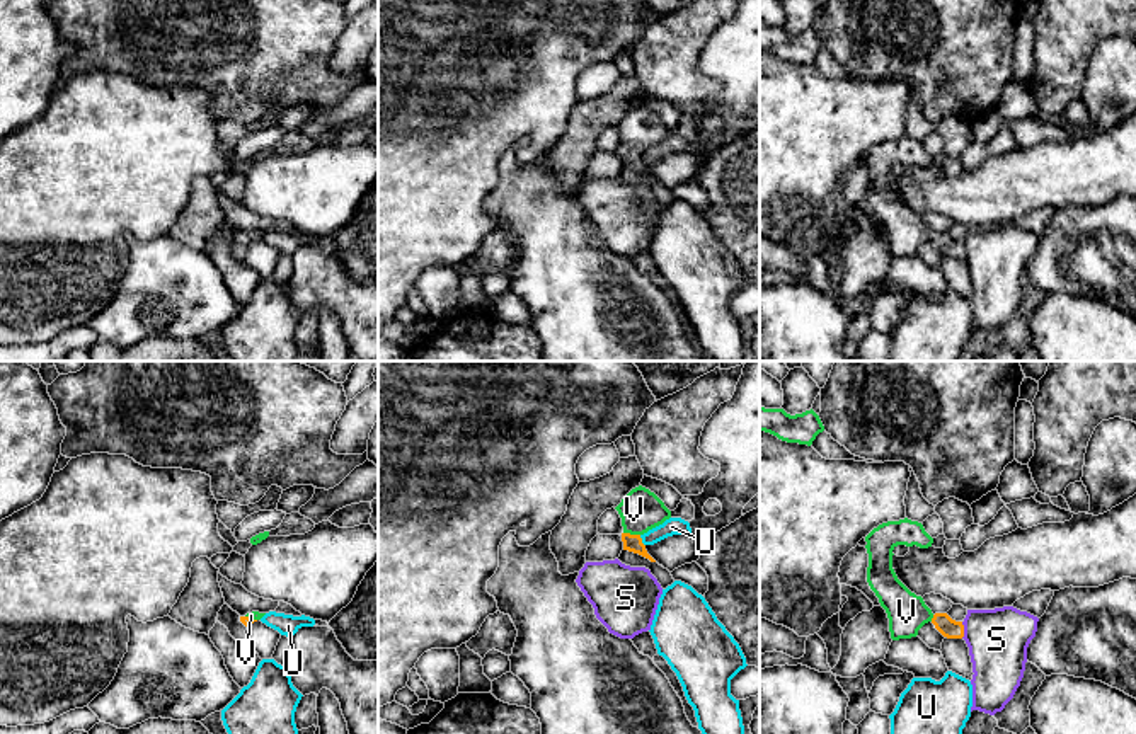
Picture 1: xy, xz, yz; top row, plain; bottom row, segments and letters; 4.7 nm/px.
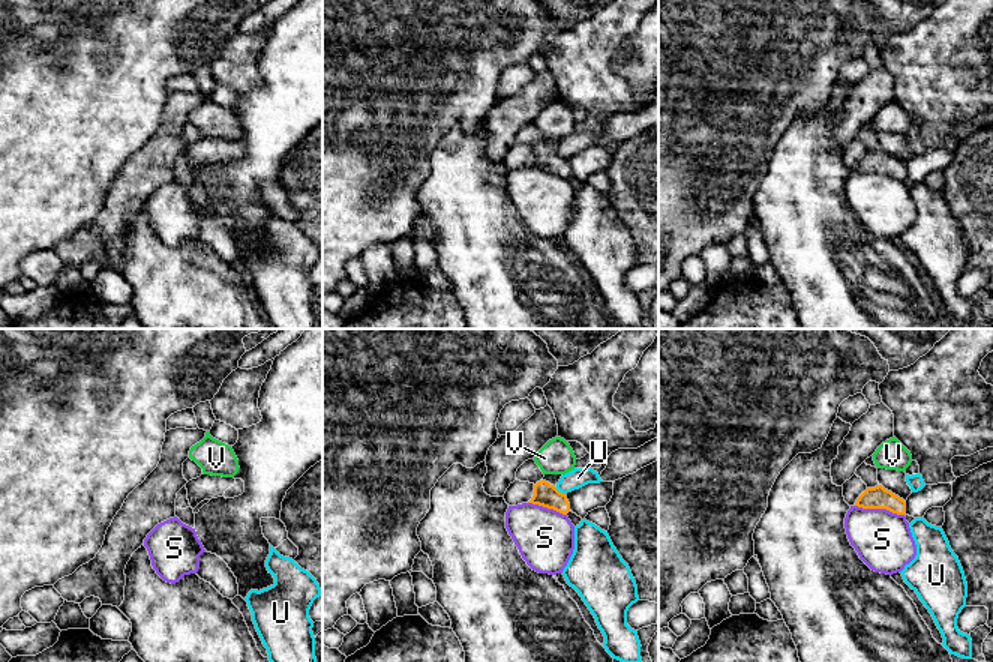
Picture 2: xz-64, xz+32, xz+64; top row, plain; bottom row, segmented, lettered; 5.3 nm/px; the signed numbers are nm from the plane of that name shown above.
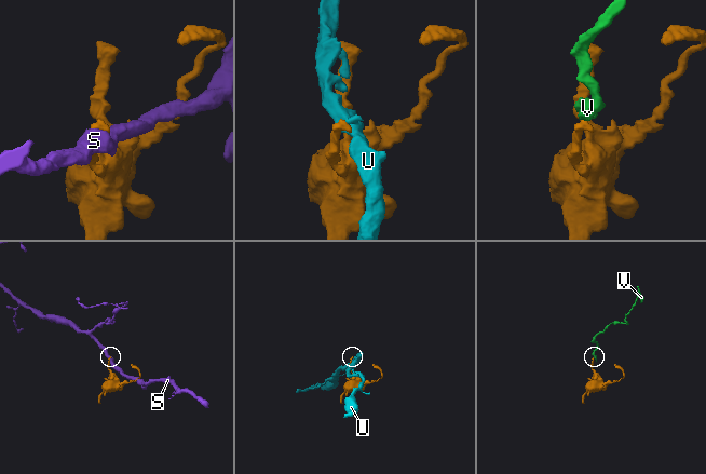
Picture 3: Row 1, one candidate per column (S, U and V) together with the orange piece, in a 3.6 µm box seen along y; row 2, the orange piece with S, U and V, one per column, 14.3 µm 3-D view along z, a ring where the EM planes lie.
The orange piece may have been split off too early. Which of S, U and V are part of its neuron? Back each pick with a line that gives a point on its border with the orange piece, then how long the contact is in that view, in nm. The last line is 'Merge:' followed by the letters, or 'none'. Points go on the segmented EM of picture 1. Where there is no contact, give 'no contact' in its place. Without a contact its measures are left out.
V: contact xz (632, 535); length 80 nm
Merge: V

